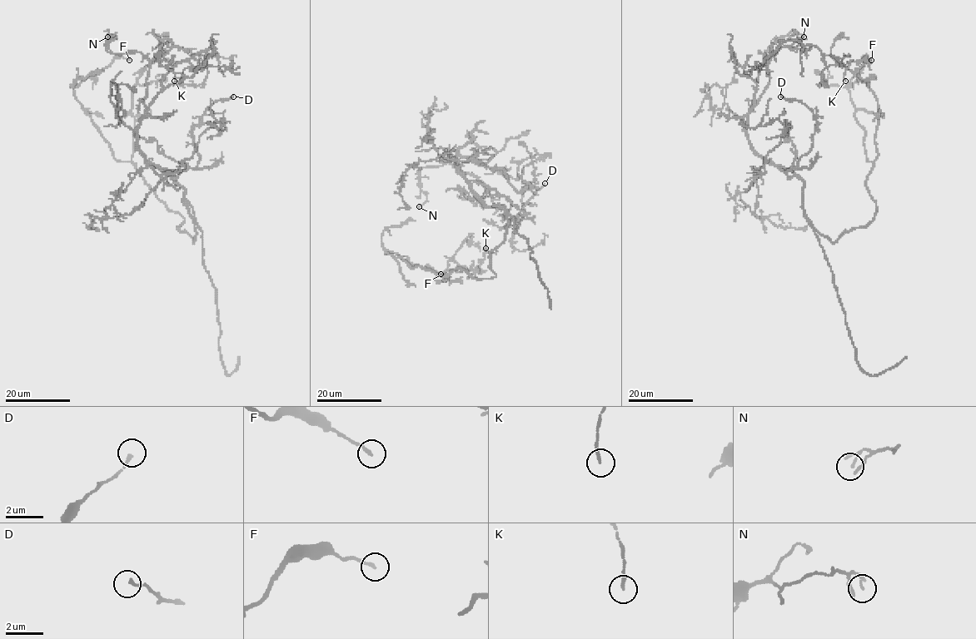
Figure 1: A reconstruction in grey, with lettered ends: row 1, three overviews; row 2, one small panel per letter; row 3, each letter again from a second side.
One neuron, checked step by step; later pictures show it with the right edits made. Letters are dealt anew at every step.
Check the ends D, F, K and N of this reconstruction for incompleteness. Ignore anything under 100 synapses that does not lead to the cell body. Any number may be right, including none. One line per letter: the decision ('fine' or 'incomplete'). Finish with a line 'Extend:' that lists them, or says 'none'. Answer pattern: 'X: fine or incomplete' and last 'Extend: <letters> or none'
D: fine
F: fine
K: fine
N: fine
Extend: none

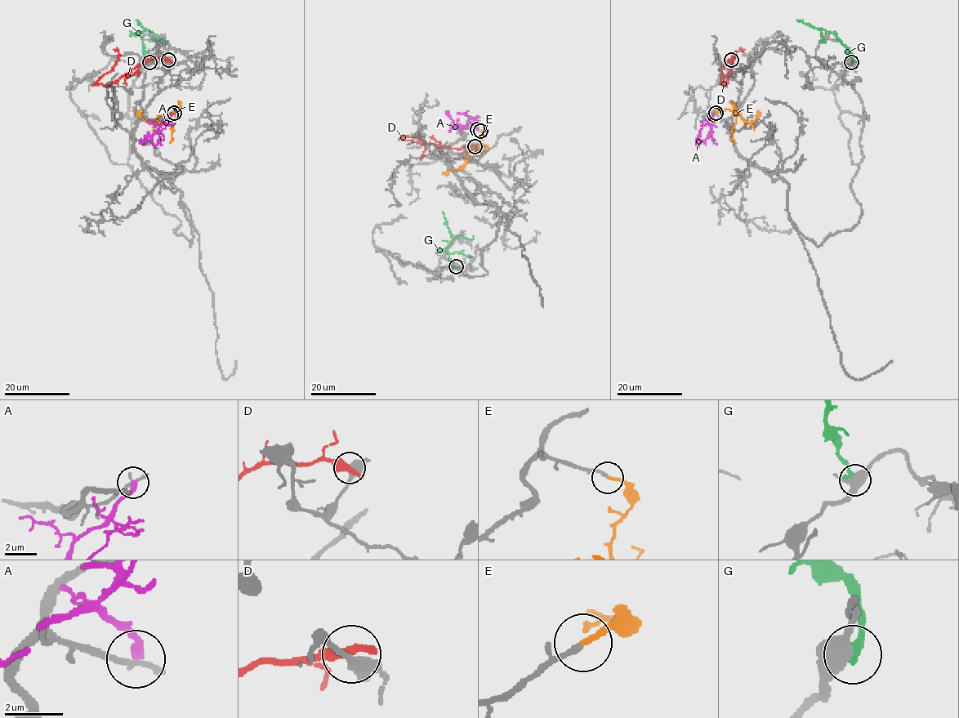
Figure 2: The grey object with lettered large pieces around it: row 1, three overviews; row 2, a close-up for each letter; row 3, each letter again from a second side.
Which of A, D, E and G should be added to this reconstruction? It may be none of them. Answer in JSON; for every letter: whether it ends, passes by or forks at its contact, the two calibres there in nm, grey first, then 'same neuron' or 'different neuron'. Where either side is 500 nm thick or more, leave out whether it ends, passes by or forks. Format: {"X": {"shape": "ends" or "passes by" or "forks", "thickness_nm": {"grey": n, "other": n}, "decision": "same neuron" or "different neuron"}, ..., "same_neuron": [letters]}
{"A": {"shape": "ends", "thickness_nm": {"grey": 260, "other": 300}, "decision": "different neuron"}, "D": {"thickness_nm": {"grey": 420, "other": 500}, "decision": "different neuron"}, "E": {"shape": "ends", "thickness_nm": {"grey": 190, "other": 200}, "decision": "same neuron"}, "G": {"shape": "ends", "thickness_nm": {"grey": 400, "other": 420}, "decision": "different neuron"}, "same_neuron": ["E"]}

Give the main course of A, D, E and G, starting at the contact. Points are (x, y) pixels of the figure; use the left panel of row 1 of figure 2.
A: (171, 114), (144, 141), (140, 139)
D: (168, 59), (147, 59), (109, 85), (95, 83), (109, 72), (118, 58), (118, 52), (113, 49)
E: (174, 113), (179, 110), (169, 113), (160, 123), (142, 119), (140, 114), (142, 111)
G: (149, 61), (139, 34), (145, 29), (136, 20)

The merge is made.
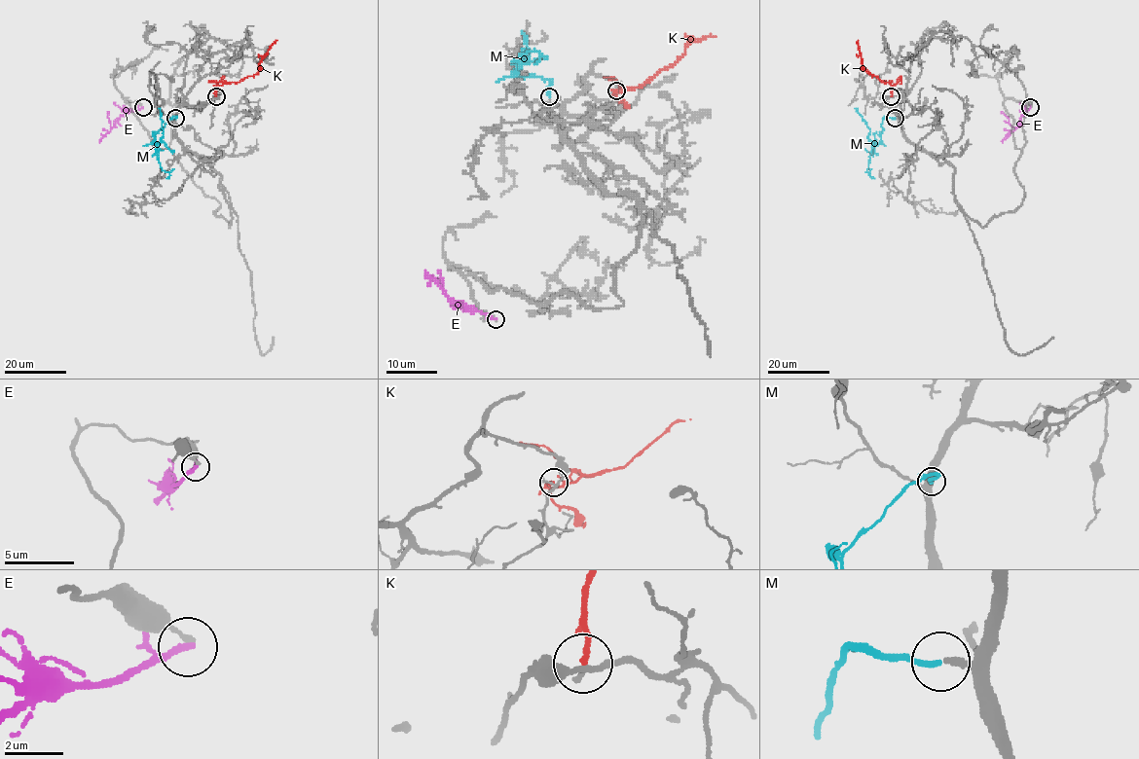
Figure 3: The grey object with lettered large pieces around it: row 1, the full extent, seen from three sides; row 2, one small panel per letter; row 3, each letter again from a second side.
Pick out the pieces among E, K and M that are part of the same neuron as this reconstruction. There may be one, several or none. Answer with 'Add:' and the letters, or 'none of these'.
Add: M

